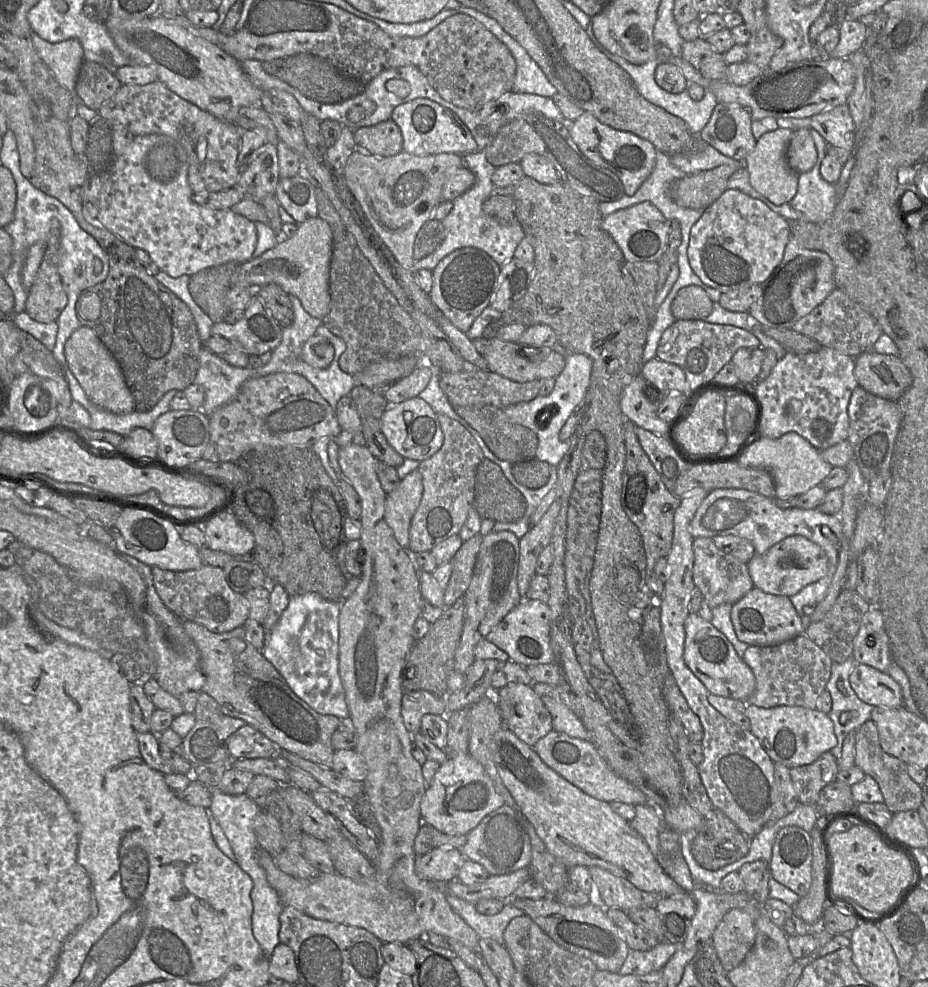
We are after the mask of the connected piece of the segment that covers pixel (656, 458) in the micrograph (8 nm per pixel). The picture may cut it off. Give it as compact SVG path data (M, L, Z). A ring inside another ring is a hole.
M637 426L635 432L663 483L669 490L673 491L677 479L686 473L691 466L678 455L665 435L659 435Z

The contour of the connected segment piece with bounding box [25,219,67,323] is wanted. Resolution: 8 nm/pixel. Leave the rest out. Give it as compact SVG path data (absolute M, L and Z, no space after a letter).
M53 219L45 253L25 302L25 311L40 323L56 321L67 304L67 294L58 271L60 237L60 223Z

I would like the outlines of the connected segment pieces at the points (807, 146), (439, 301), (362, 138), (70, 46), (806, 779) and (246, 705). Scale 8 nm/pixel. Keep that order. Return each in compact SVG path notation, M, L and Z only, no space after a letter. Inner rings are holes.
M809 128L793 131L786 150L786 161L797 174L813 168L817 161L817 149Z
M459 248L444 257L433 273L430 300L456 326L467 334L474 320L490 306L499 285L501 266L486 252L474 248Z
M392 120L355 129L354 139L357 150L378 157L395 156L403 151L401 130Z
M32 35L33 45L47 65L57 82L64 87L73 98L76 98L76 84L84 63L82 45L77 39L69 39L59 43L49 43L38 35Z
M831 752L809 765L789 770L800 804L816 806L824 787L837 780L838 760Z
M182 620L182 624L200 652L200 667L206 678L203 693L214 698L226 716L245 721L274 742L280 750L294 753L322 767L331 767L334 752L331 737L340 719L334 715L317 713L299 698L276 668L263 656L262 651L257 650L247 640L244 626L229 632L215 633L188 620Z

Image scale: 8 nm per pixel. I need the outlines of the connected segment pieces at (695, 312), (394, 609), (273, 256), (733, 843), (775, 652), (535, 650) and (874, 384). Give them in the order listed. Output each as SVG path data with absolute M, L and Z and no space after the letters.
M698 285L682 287L671 303L676 320L704 320L712 312L712 299Z
M350 444L343 447L339 447L338 462L343 475L346 477L347 481L354 487L361 500L361 536L359 541L362 548L362 554L360 554L360 556L363 557L362 573L360 576L360 582L356 589L347 598L343 599L340 604L339 675L344 690L346 705L349 712L348 717L351 719L357 733L357 742L354 749L363 758L367 766L367 775L363 781L363 793L369 801L372 813L374 814L376 822L382 833L382 838L379 842L378 856L375 863L373 863L375 866L375 875L372 879L370 879L370 881L355 882L352 879L342 876L334 871L332 873L319 872L318 876L312 880L299 880L280 870L275 862L274 856L272 856L260 847L258 849L258 862L260 866L264 869L266 873L266 878L270 886L278 893L282 903L282 907L294 907L302 913L306 914L307 916L310 916L315 919L337 922L340 924L364 928L370 933L374 934L383 943L396 942L407 945L412 940L418 938L425 938L427 933L434 932L456 939L465 946L469 947L470 949L478 953L477 950L480 938L478 937L477 933L463 920L463 918L452 909L452 907L446 900L446 895L443 887L432 881L425 880L419 877L415 871L415 862L417 856L414 852L413 845L414 839L419 831L421 824L423 823L420 815L420 804L425 793L426 786L422 775L421 764L419 764L419 762L415 760L411 754L411 747L413 745L412 735L405 728L401 716L401 700L404 692L403 686L401 684L401 673L407 660L408 654L416 641L415 637L413 636L413 626L416 619L421 614L421 607L423 601L425 601L420 591L419 569L414 563L412 554L408 551L408 549L405 549L397 542L393 530L385 520L385 501L387 493L383 490L377 476L377 465L379 461L370 453L366 445Z
M319 217L307 219L298 225L297 232L273 248L245 263L239 264L231 277L231 287L241 286L256 290L267 284L279 285L289 296L300 299L305 311L323 319L330 308L330 261L333 233L329 224Z
M720 810L703 819L691 842L691 853L704 869L717 871L745 857L750 839Z
M805 634L774 646L749 645L743 656L756 680L753 695L746 703L758 707L800 706L816 709L817 700L831 677L833 661Z
M523 598L488 633L486 639L505 651L510 660L523 667L554 662L550 644L550 608L548 603L540 600Z
M874 350L855 357L854 374L863 389L896 402L912 384L911 372L898 356Z

